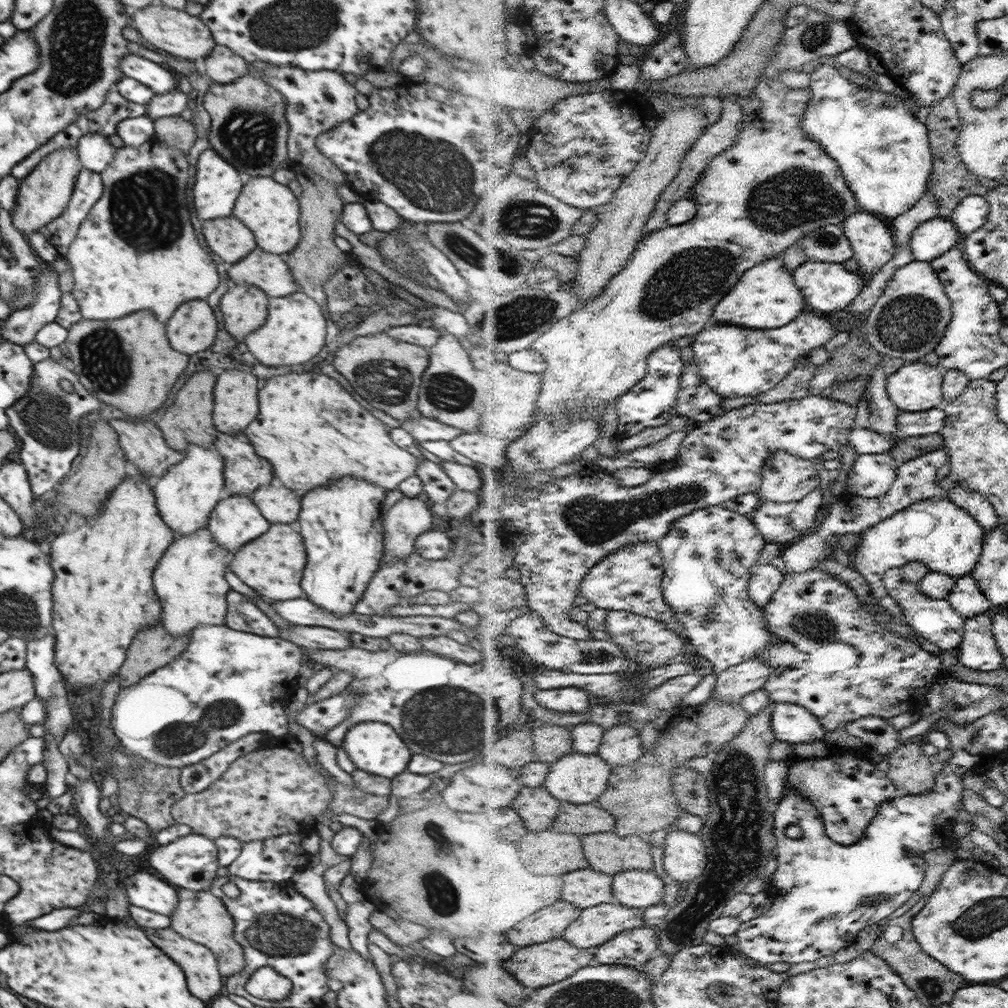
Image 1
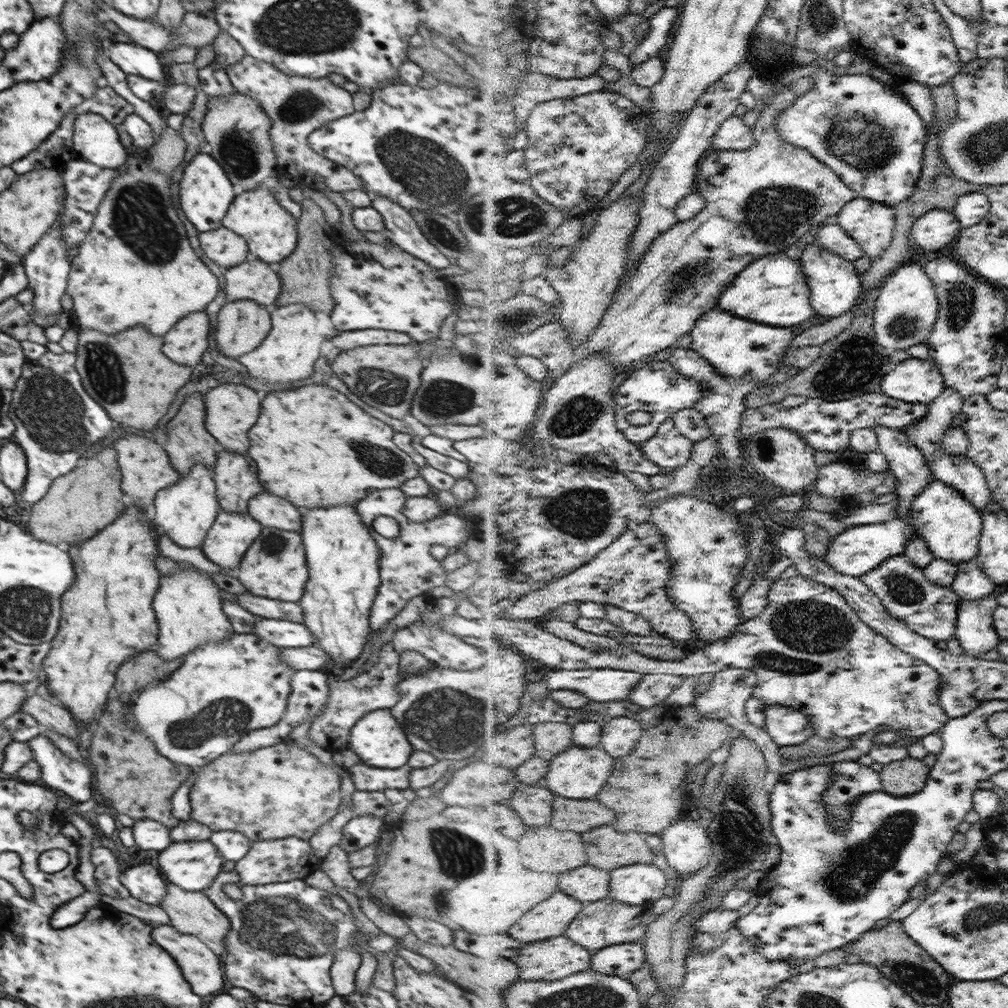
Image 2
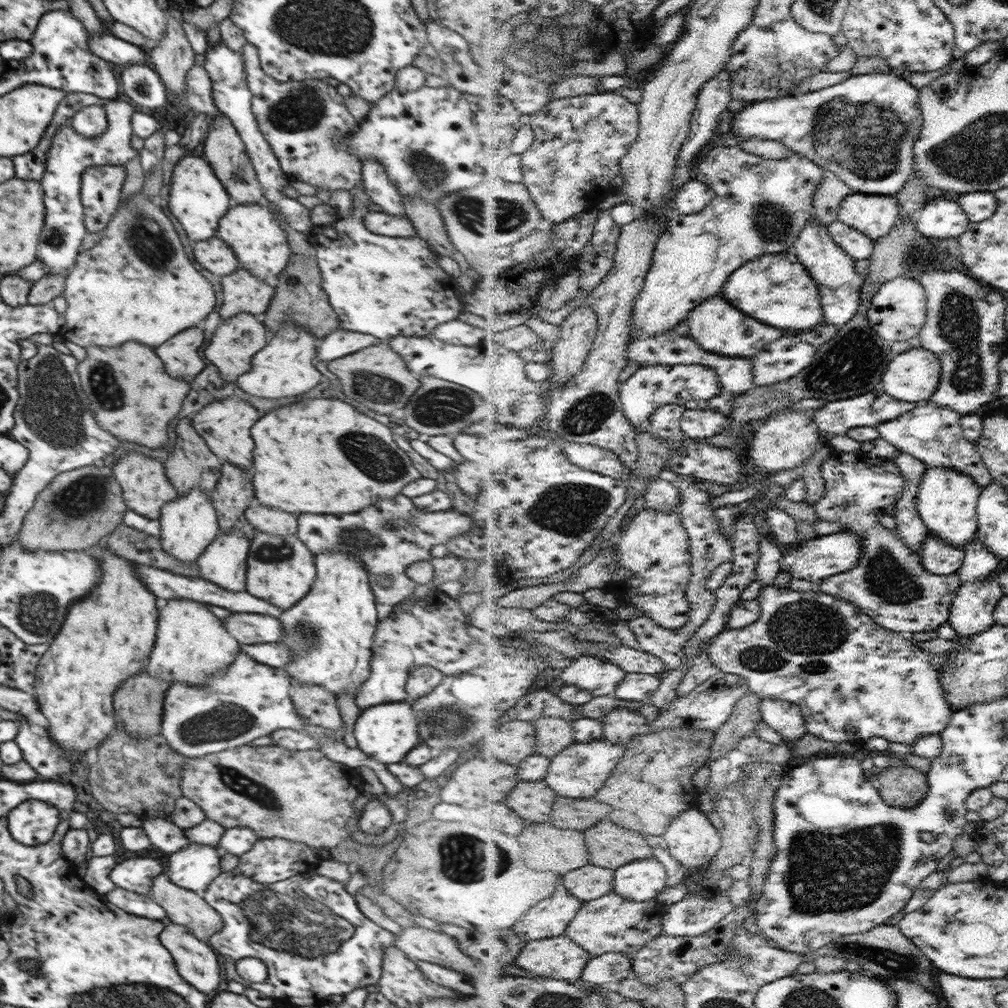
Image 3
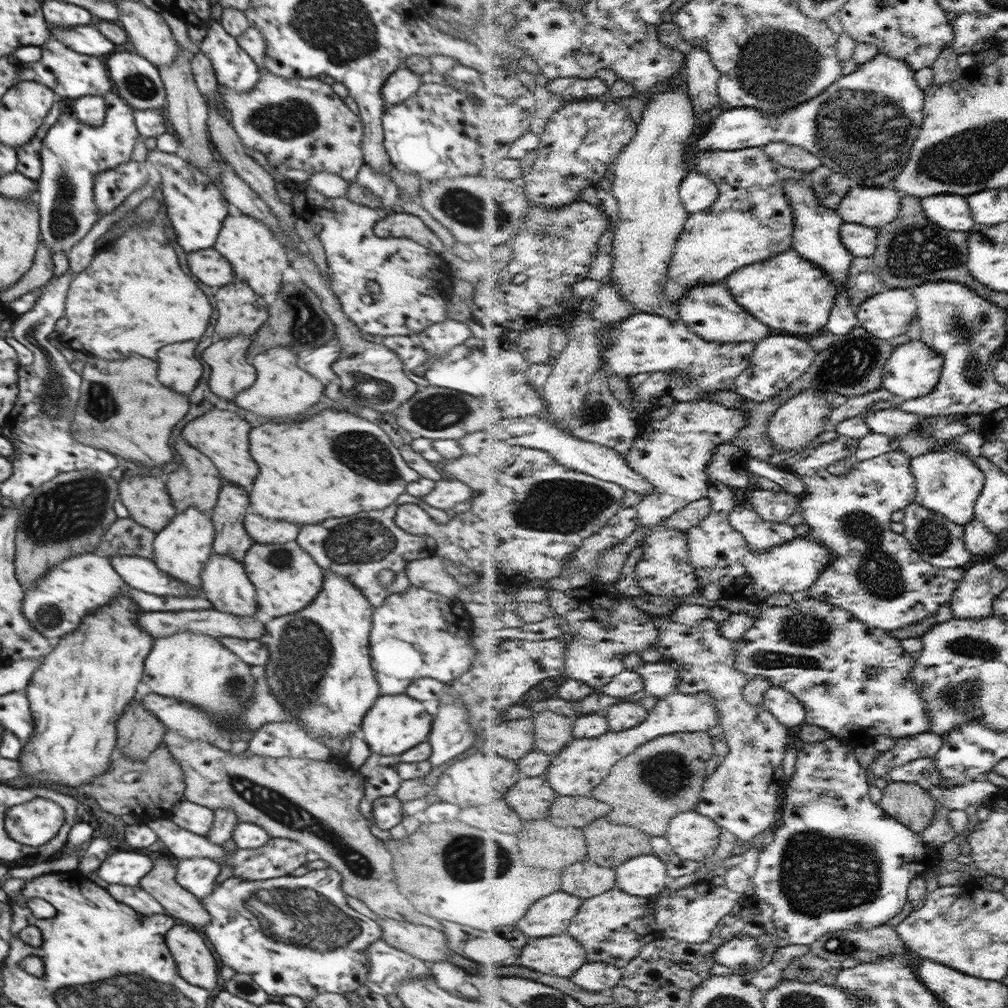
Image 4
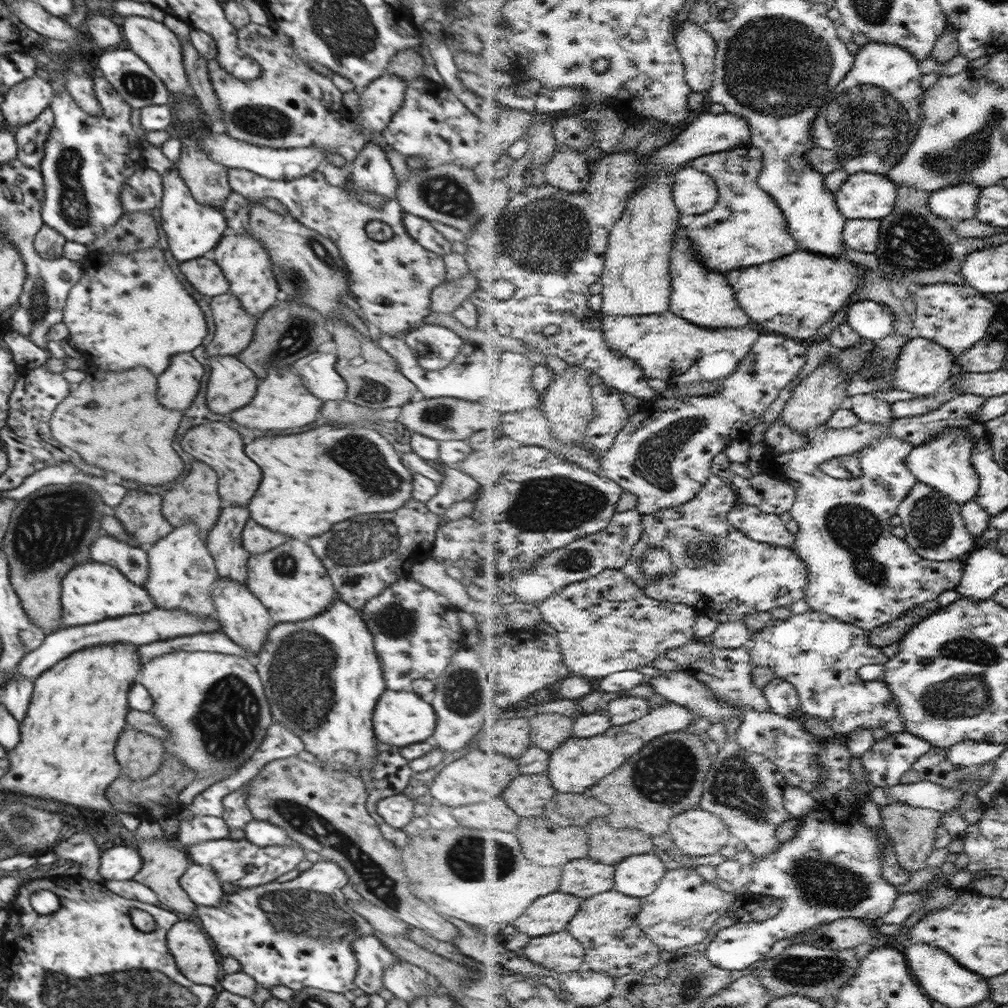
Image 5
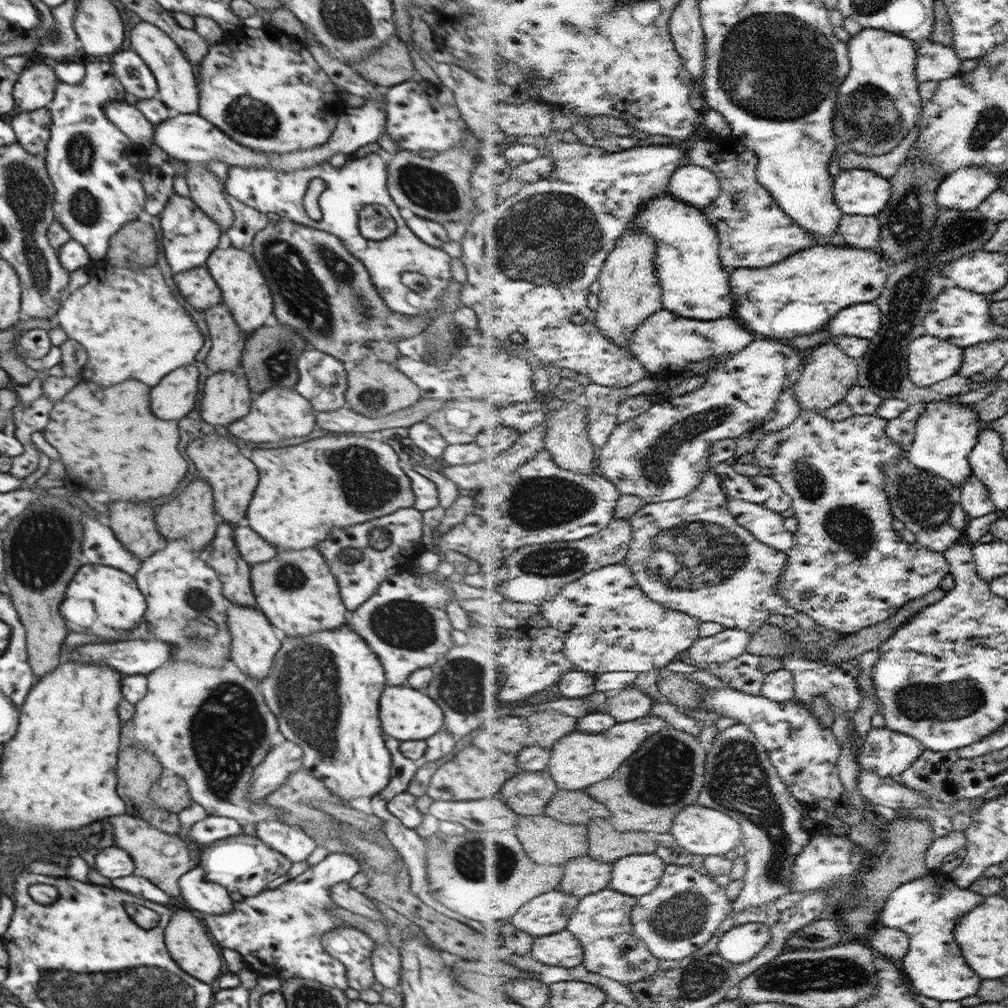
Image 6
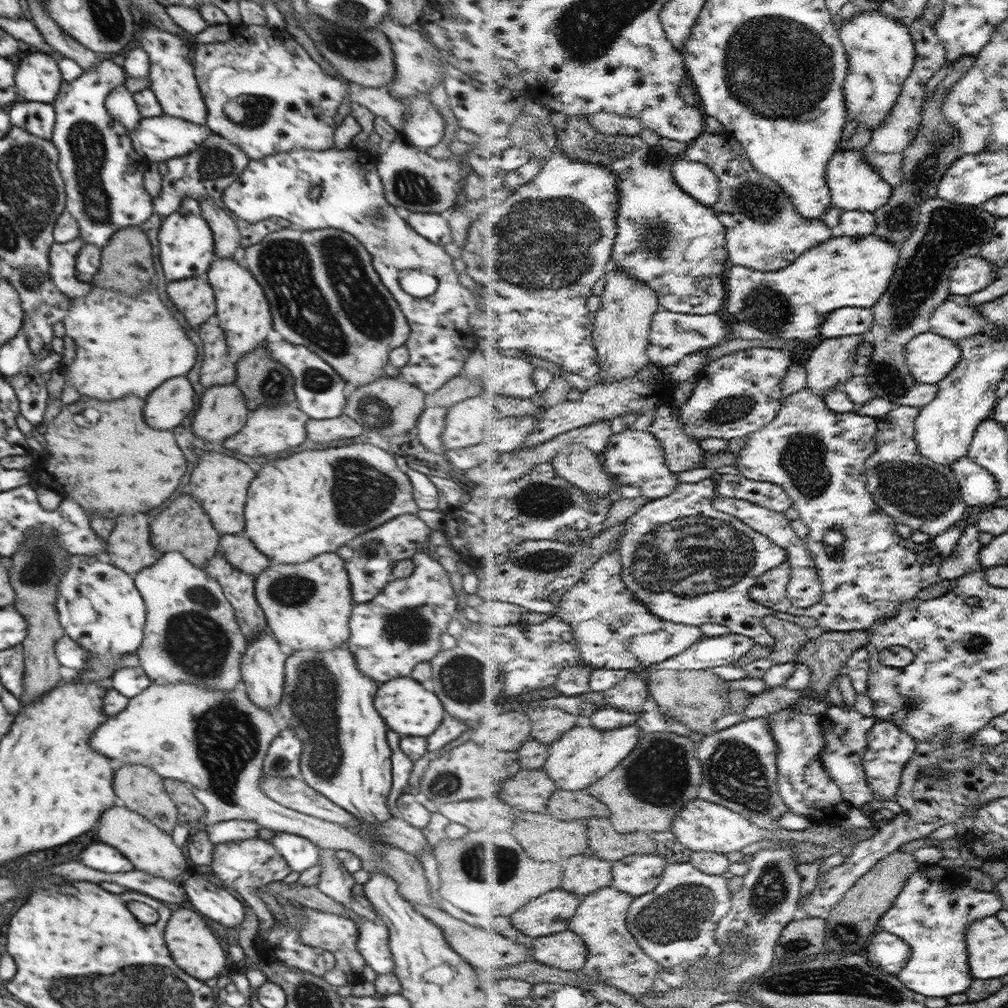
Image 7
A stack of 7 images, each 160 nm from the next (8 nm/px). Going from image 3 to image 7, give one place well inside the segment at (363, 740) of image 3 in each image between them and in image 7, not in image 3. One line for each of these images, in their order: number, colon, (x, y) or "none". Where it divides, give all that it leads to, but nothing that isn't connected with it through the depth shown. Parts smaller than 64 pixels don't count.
4: (394, 723)
5: (400, 718)
6: (404, 714)
7: (406, 708)

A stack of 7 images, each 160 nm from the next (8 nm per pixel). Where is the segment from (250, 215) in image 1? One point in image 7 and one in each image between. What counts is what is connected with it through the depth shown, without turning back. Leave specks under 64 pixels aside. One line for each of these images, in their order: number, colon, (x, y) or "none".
2: (269, 231)
3: (252, 232)
4: (256, 257)
5: (245, 263)
6: (245, 293)
7: (242, 311)

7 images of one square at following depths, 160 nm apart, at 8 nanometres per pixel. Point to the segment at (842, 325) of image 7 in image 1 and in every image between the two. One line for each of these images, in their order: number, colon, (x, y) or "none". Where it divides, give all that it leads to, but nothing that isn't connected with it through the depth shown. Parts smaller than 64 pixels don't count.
1: (908, 321)
2: (907, 308)
3: (898, 312)
4: (885, 315)
5: (874, 321)
6: (864, 321)

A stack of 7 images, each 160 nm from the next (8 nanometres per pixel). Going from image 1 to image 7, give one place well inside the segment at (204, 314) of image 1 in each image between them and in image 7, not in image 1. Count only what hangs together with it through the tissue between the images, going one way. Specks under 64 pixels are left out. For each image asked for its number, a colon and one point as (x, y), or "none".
2: (185, 341)
3: (179, 355)
4: (179, 370)
5: (176, 387)
6: (174, 396)
7: (166, 406)

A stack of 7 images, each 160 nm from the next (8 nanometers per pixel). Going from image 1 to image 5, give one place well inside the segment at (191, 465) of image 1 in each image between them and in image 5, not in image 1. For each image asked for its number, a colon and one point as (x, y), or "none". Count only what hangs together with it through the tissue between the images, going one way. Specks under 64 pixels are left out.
2: (184, 511)
3: (188, 523)
4: (180, 549)
5: (181, 572)

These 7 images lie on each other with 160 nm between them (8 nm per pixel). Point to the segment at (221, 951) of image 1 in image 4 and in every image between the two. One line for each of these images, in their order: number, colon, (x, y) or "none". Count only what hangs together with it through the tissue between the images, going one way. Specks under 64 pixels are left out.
2: (192, 913)
3: (186, 908)
4: (160, 882)

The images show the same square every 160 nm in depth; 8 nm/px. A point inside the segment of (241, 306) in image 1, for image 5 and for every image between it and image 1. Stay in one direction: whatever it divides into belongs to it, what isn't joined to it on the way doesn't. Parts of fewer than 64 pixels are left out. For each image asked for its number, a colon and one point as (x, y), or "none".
2: (241, 325)
3: (235, 340)
4: (230, 374)
5: (231, 385)

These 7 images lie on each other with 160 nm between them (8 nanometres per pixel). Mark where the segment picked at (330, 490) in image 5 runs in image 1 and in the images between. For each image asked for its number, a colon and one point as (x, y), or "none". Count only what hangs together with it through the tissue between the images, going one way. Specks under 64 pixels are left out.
1: (311, 431)
2: (311, 446)
3: (299, 465)
4: (304, 476)

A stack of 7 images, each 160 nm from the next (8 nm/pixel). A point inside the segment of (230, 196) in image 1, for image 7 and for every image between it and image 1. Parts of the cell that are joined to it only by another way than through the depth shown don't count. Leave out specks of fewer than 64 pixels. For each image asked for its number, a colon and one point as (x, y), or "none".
2: (205, 193)
3: (196, 198)
4: (195, 210)
5: (192, 229)
6: (188, 235)
7: (185, 242)

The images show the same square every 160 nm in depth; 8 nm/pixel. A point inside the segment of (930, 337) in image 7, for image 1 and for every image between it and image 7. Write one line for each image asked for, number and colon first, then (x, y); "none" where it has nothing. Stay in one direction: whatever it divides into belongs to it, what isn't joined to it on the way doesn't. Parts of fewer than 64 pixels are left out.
1: (917, 387)
2: (914, 380)
3: (913, 375)
4: (913, 371)
5: (924, 366)
6: (931, 360)

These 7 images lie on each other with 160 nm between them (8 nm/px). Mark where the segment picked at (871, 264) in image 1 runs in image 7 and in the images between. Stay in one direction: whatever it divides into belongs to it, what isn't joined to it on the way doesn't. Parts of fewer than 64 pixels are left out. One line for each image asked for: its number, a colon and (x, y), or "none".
2: (871, 223)
3: (875, 215)
4: (876, 207)
5: (866, 195)
6: (859, 191)
7: (855, 183)

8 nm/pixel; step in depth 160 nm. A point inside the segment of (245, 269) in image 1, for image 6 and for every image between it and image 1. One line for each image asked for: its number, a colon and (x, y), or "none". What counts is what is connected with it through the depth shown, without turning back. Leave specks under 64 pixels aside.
2: (253, 280)
3: (241, 291)
4: (240, 311)
5: (233, 327)
6: (226, 338)

